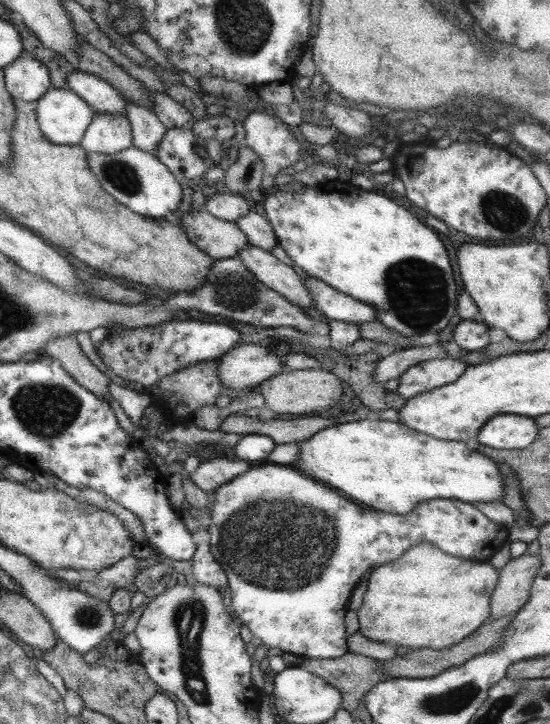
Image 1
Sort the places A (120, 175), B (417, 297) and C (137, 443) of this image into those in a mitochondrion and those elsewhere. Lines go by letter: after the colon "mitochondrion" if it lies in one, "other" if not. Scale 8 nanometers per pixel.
A: mitochondrion
B: mitochondrion
C: other

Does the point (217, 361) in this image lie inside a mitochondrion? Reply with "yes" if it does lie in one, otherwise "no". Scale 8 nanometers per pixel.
no

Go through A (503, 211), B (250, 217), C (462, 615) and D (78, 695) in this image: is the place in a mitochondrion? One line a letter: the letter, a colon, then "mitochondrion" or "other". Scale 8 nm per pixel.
A: mitochondrion
B: other
C: other
D: other

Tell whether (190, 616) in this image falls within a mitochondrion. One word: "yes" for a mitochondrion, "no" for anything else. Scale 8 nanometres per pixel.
yes

